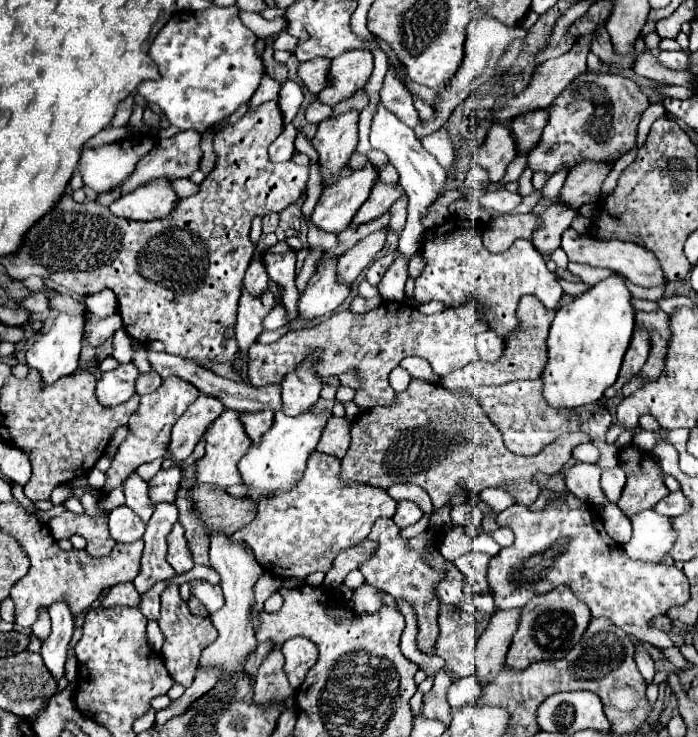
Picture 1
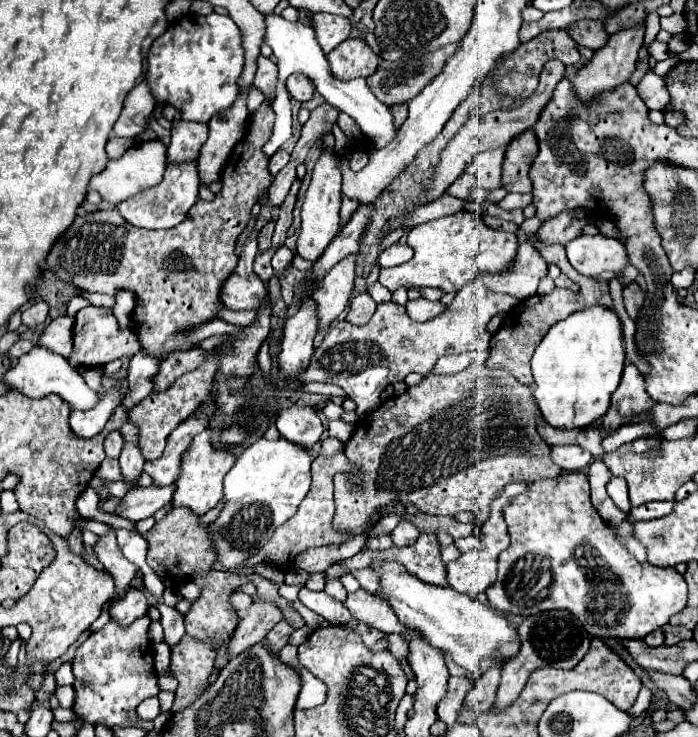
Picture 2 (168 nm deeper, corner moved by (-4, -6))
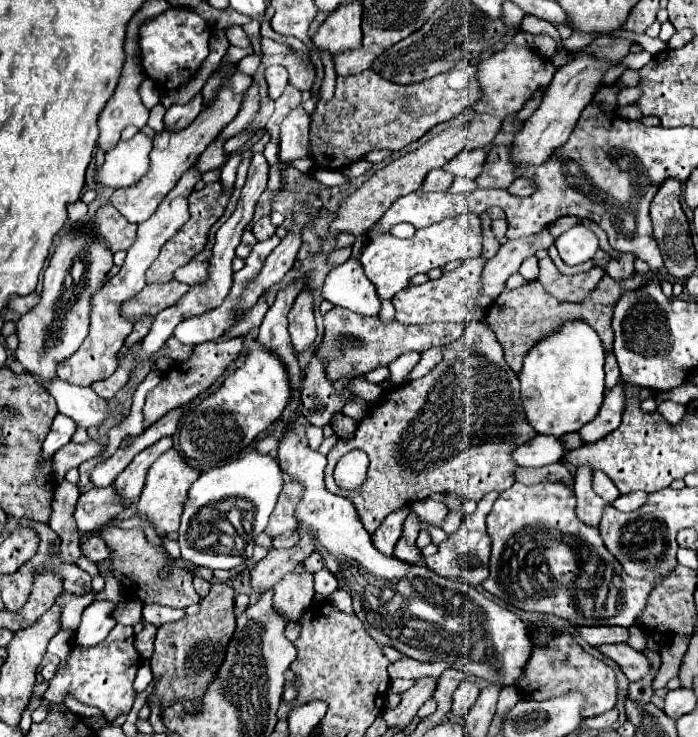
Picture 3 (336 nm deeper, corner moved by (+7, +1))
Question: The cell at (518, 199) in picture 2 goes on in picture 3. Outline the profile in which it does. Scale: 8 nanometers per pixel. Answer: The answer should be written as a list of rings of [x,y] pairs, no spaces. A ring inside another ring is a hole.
[[[517,177],[513,185],[509,185],[507,189],[511,195],[517,195],[517,197],[529,197],[533,191],[535,191],[535,185],[531,183],[531,179],[527,177]]]

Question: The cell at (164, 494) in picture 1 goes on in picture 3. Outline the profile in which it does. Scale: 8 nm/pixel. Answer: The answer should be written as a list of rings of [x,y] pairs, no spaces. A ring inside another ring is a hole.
[[[89,487],[77,499],[77,505],[73,511],[75,527],[81,535],[95,533],[123,509],[125,507],[119,503],[119,495],[113,489]]]

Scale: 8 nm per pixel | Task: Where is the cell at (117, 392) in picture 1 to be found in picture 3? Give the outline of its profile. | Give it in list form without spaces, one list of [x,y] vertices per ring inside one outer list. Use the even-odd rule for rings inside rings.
[[[57,413],[57,417],[53,419],[53,425],[51,425],[51,431],[49,431],[47,439],[43,441],[39,467],[41,467],[45,461],[49,461],[49,459],[51,459],[63,445],[67,445],[67,443],[71,441],[71,435],[73,435],[75,427],[77,427],[77,425],[75,425],[69,417]]]

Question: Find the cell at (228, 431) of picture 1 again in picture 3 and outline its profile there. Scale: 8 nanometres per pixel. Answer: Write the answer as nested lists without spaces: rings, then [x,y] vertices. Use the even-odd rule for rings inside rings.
[[[171,449],[167,453],[163,453],[147,471],[147,479],[145,479],[145,487],[141,491],[141,497],[137,501],[137,515],[145,515],[153,527],[157,529],[157,535],[167,535],[177,531],[179,527],[179,515],[183,511],[183,501],[187,497],[187,491],[191,487],[191,483],[199,477],[199,471],[187,467],[185,459],[179,455],[179,451]]]

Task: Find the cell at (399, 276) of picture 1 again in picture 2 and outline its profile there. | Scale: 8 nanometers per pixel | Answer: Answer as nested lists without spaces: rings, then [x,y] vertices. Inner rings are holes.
[[[374,284],[366,292],[376,300],[376,304],[384,304],[384,302],[390,302],[392,300],[392,292],[388,288],[384,288],[382,284]]]

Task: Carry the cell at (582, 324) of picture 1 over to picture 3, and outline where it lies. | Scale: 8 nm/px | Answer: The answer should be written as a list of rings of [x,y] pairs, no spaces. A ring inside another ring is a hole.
[[[583,321],[565,323],[557,333],[541,339],[525,357],[519,373],[525,419],[535,433],[561,437],[593,421],[603,403],[603,365],[605,349],[601,339]]]

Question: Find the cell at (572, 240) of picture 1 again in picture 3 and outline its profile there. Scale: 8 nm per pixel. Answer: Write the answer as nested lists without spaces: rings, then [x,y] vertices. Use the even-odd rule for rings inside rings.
[[[575,225],[559,235],[555,247],[565,265],[579,265],[595,257],[599,249],[599,241],[585,225]]]

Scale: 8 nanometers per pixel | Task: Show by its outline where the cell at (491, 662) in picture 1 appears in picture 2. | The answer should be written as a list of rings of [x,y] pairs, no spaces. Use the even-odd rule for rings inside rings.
[[[498,658],[496,664],[490,666],[488,672],[484,676],[480,676],[480,680],[468,692],[464,704],[472,706],[472,710],[476,710],[478,714],[482,714],[488,708],[492,708],[494,698],[496,698],[496,690],[500,686],[500,672],[502,672],[502,660]]]

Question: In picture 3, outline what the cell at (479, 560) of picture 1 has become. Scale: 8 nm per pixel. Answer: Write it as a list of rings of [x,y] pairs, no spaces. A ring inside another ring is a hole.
[[[491,491],[489,495],[485,495],[477,503],[477,509],[463,519],[461,527],[439,545],[439,551],[435,555],[431,555],[431,557],[425,557],[425,563],[427,563],[427,567],[431,571],[435,571],[441,577],[459,579],[459,581],[469,583],[473,587],[479,587],[489,577],[491,543],[489,543],[489,535],[487,535],[487,527],[485,527],[485,517],[489,515],[493,503],[497,501],[497,495],[499,495],[497,491]]]

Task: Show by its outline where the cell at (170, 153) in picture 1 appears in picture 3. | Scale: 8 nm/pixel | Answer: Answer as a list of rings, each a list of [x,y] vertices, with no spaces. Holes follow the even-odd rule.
[[[197,93],[189,103],[173,105],[171,109],[167,109],[167,113],[165,113],[165,127],[173,129],[173,131],[185,129],[187,125],[193,123],[193,119],[201,113],[201,109],[203,109],[203,95]]]

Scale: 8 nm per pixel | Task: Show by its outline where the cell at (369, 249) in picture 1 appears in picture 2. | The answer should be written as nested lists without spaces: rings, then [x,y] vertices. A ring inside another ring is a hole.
[[[358,252],[350,254],[350,258],[340,260],[318,284],[312,298],[318,302],[320,328],[336,320],[350,304],[354,292],[354,278],[356,278],[356,260],[358,260]]]

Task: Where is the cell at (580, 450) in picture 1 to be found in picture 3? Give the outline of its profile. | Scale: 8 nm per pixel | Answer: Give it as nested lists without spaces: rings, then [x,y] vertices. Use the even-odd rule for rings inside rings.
[[[535,435],[529,443],[513,451],[513,461],[523,467],[543,467],[561,461],[565,455],[563,445],[553,435]]]

